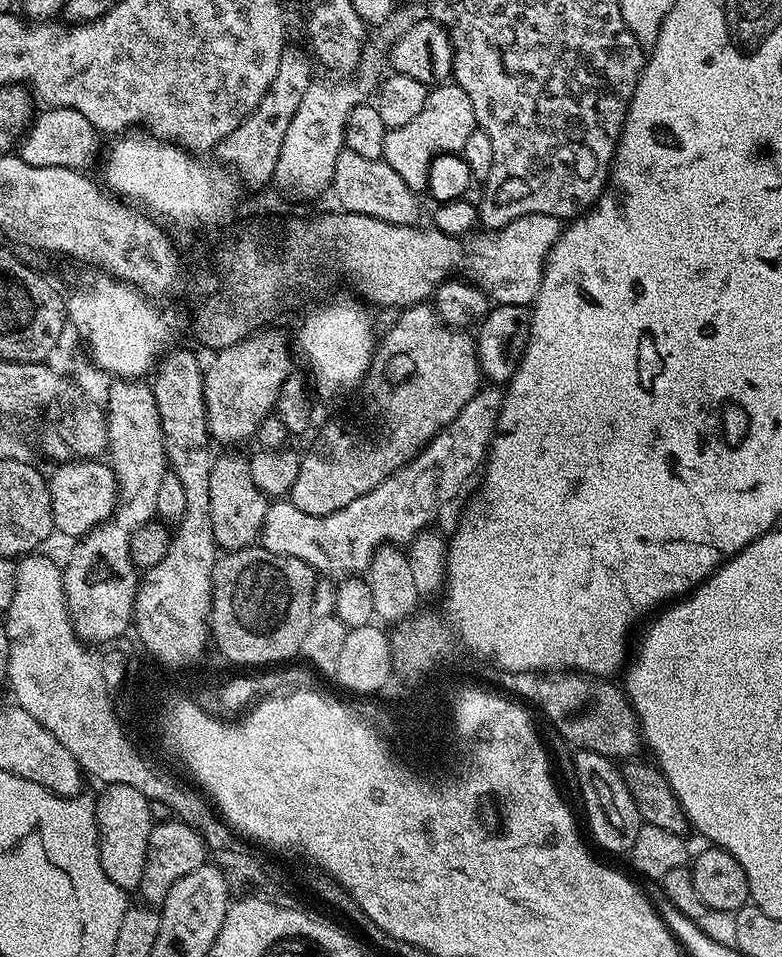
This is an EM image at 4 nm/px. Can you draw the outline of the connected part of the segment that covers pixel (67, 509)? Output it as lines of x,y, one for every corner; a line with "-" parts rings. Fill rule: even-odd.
73,458
60,462
48,476
52,523
57,533
79,538
112,517
116,508
116,475
96,458

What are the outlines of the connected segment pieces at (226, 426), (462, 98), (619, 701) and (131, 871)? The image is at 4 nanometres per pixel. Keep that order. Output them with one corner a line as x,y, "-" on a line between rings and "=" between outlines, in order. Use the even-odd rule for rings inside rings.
271,327
245,336
234,346
219,349
209,364
207,361
204,368
204,401
208,434
217,445
251,441
261,422
273,415
282,382
286,382
288,375
294,371
289,333
287,336
=
440,82
429,91
426,106
422,106
421,112
411,122
406,122
406,126
388,129
382,159
402,177
402,182
406,182
406,186
410,186
412,192
420,194
428,187
430,162
434,157
463,153
466,138
470,138
470,134
475,131
477,126
474,106
470,106
470,98
466,98
466,90
462,90
455,82
=
549,672
541,675
536,684
536,704
544,711
544,716
556,727
555,735
565,745
586,752
597,752
609,758
632,758
642,748
640,725
636,723
636,711
628,702
628,697
619,683
611,684
608,678
589,676
582,672
=
114,783
105,785
95,797
95,820
99,830
99,861
102,870
115,885
130,892
140,885
145,872
146,848
154,823
150,814
151,801
134,786

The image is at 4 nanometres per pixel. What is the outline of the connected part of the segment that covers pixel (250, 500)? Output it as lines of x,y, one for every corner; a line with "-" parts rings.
220,456
212,461
210,470
210,526
214,526
216,547
220,550
235,550
247,548
257,543
262,522
266,516
270,500
264,493
254,486
254,478
250,476
249,457
245,456

